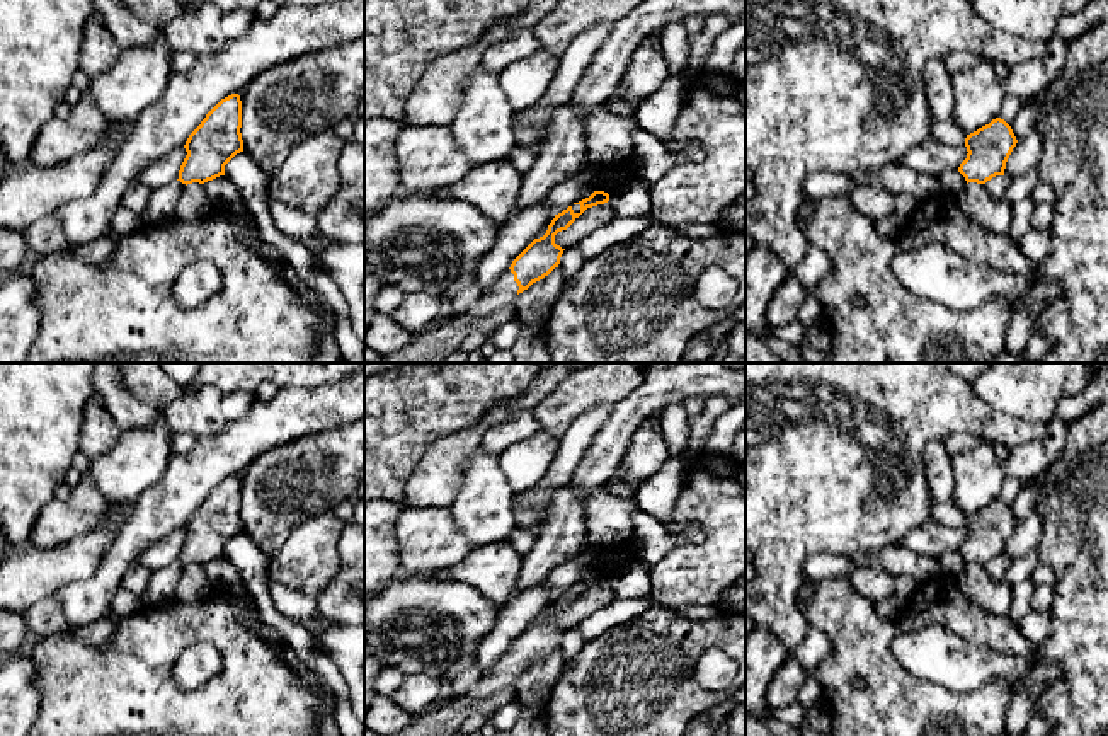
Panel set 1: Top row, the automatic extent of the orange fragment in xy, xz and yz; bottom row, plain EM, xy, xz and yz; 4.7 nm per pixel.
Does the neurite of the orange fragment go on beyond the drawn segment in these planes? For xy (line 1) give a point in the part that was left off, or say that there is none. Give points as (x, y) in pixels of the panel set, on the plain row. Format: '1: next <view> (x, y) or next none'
1: next none

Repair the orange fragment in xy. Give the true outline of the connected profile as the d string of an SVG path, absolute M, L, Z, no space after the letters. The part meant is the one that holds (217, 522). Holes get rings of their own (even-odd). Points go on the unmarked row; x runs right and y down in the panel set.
M238 475L221 480L189 516L179 561L182 566L204 566L225 557L225 547L240 533L242 482Z

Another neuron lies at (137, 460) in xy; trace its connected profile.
M163 409L155 423L123 431L114 446L90 462L89 477L107 503L134 503L163 474L172 455Z

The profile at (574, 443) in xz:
M596 405L577 417L562 436L555 460L540 484L560 491L567 489L582 455L603 424L611 417L611 412L613 405Z

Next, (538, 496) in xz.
M543 484L516 496L514 506L517 508L541 508L550 504L560 489L545 487Z

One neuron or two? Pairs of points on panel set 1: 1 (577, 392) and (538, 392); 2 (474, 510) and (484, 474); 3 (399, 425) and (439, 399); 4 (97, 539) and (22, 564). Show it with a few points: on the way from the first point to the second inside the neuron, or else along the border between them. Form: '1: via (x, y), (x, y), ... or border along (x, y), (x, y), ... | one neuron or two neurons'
1: border along (562, 380), (533, 411) | two neurons
2: via (482, 501), (484, 482) | one neuron
3: via (409, 414), (419, 404), (429, 402) | one neuron
4: via (79, 557), (65, 564), (41, 564) | one neuron

